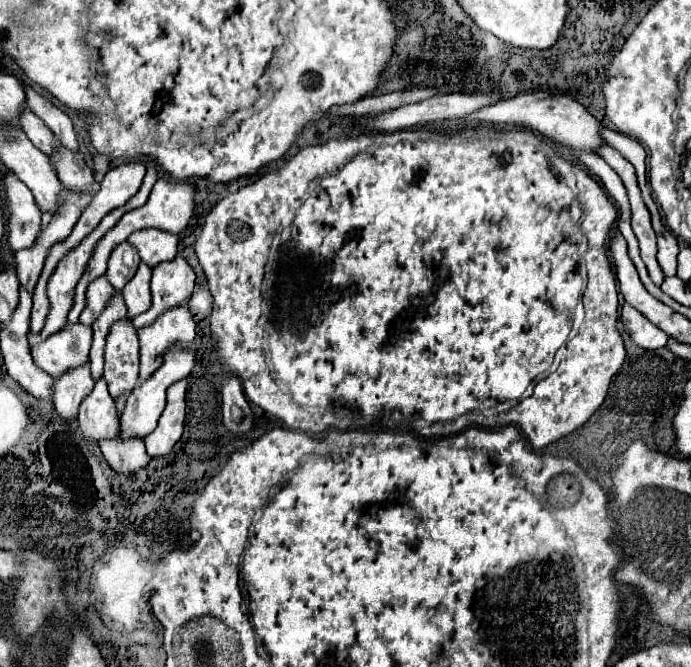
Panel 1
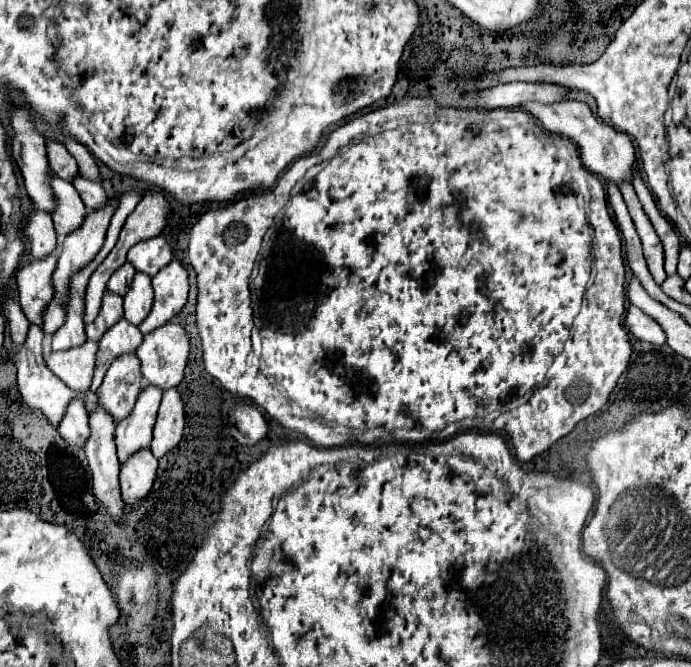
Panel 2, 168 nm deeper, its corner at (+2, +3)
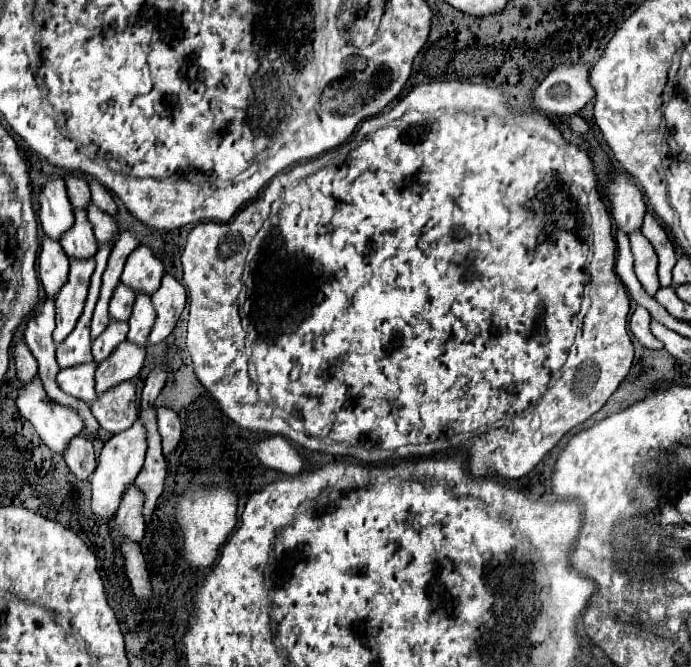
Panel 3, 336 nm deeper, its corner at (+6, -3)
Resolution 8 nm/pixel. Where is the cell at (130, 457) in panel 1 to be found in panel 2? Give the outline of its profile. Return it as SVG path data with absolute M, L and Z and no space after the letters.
M150 450L136 452L122 468L120 468L120 486L122 500L128 506L138 506L152 490L154 478L158 470L158 460Z

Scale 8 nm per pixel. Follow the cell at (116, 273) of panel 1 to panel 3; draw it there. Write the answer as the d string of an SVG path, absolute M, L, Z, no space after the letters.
M118 284L110 300L110 316L116 320L128 320L134 306L134 292L126 284Z

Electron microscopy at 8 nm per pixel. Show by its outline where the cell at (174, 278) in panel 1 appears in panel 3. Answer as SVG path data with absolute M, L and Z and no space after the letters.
M164 274L162 286L152 294L152 304L156 310L156 324L148 334L148 344L158 344L174 330L186 304L186 290L172 274Z

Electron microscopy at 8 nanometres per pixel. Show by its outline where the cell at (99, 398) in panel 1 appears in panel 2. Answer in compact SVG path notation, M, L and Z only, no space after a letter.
M100 406L96 408L94 414L90 414L90 438L86 442L86 458L88 458L88 464L90 464L90 470L92 470L92 476L94 476L94 494L96 498L106 506L106 512L116 520L116 522L122 522L122 516L124 516L124 502L120 498L120 484L118 484L118 472L120 472L120 462L116 458L116 444L114 444L114 428L116 428L116 422L114 418L104 412Z

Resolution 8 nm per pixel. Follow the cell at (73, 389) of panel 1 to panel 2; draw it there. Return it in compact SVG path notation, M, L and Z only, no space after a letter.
M70 402L68 406L68 412L66 416L62 418L60 422L60 428L58 428L60 436L66 440L66 442L72 442L72 446L80 446L84 448L84 442L88 440L88 434L90 434L90 428L88 428L88 414L84 410L84 402Z

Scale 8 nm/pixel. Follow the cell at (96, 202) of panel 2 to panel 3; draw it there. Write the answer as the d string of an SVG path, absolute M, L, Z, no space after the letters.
M90 202L86 212L88 212L88 220L90 220L92 228L94 228L94 236L96 236L98 244L106 244L106 242L110 242L118 234L116 220L110 214L102 212L96 204Z

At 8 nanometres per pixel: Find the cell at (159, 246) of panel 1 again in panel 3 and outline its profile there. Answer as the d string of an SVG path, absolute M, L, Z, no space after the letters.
M138 246L126 260L122 282L130 286L134 292L142 290L146 294L152 294L164 276L164 264L152 254L150 248Z

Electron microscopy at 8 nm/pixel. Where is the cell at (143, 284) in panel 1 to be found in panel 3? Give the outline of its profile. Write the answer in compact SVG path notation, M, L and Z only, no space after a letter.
M136 292L136 302L134 302L134 308L132 308L132 316L128 320L128 324L130 324L128 340L144 346L148 332L154 324L154 318L156 318L156 314L154 314L154 306L150 302L150 296L144 294L144 292Z

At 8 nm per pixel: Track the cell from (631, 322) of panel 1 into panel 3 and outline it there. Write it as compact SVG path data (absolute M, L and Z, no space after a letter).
M638 306L638 308L634 310L634 314L630 316L630 330L632 330L634 338L636 338L642 346L646 346L646 348L650 348L650 350L660 350L662 344L660 344L660 340L656 340L656 336L650 332L648 324L650 324L648 310Z

